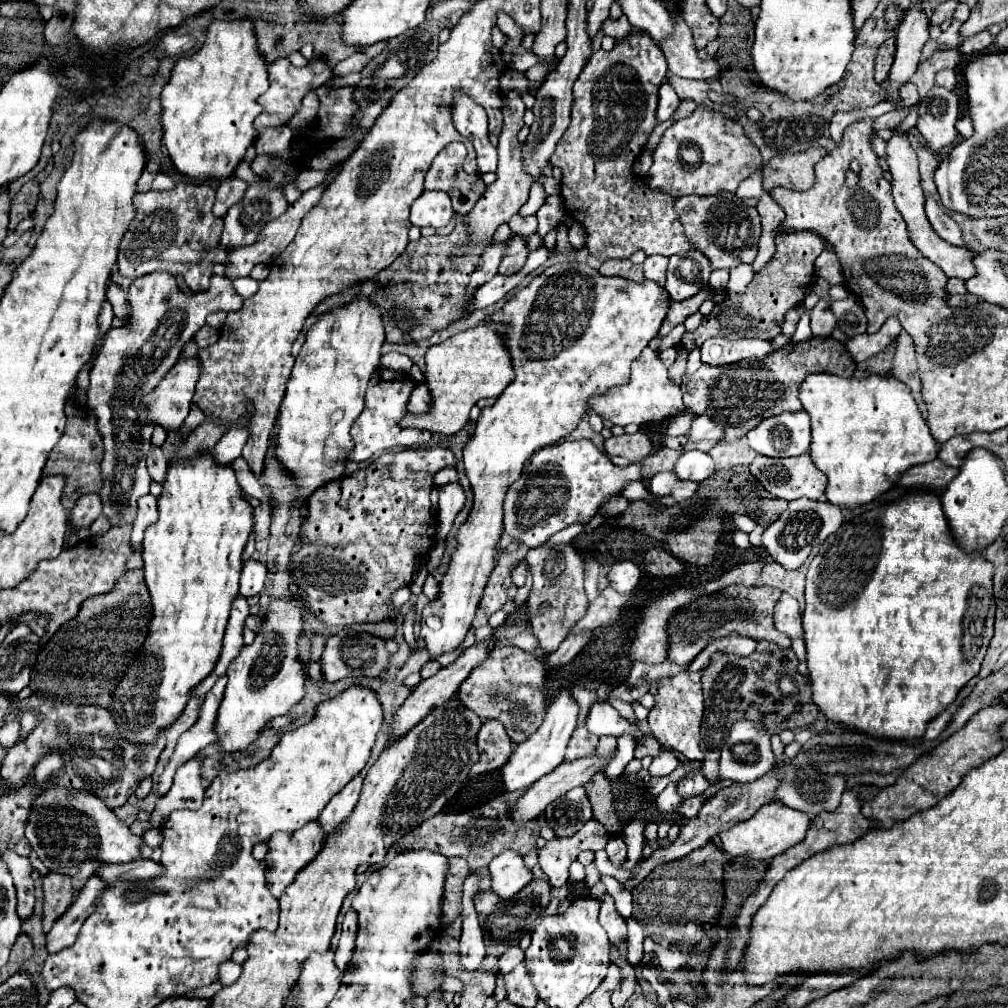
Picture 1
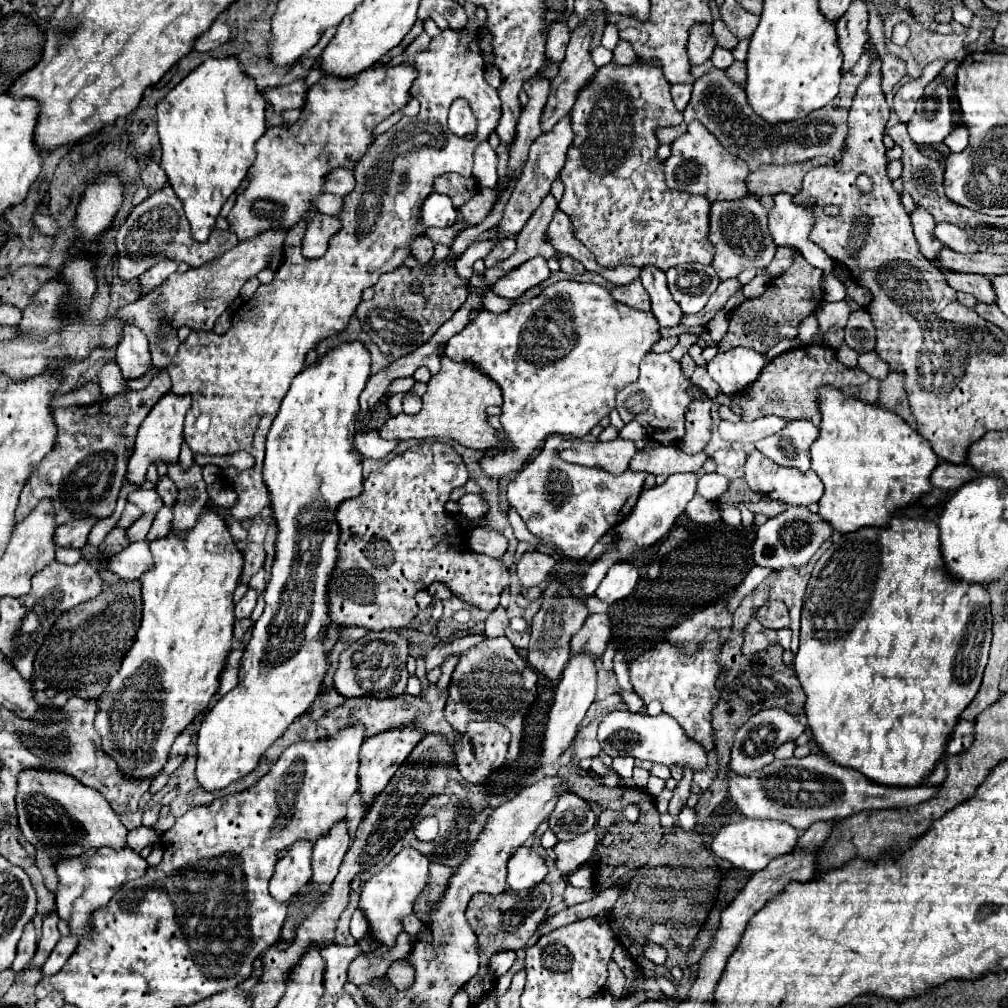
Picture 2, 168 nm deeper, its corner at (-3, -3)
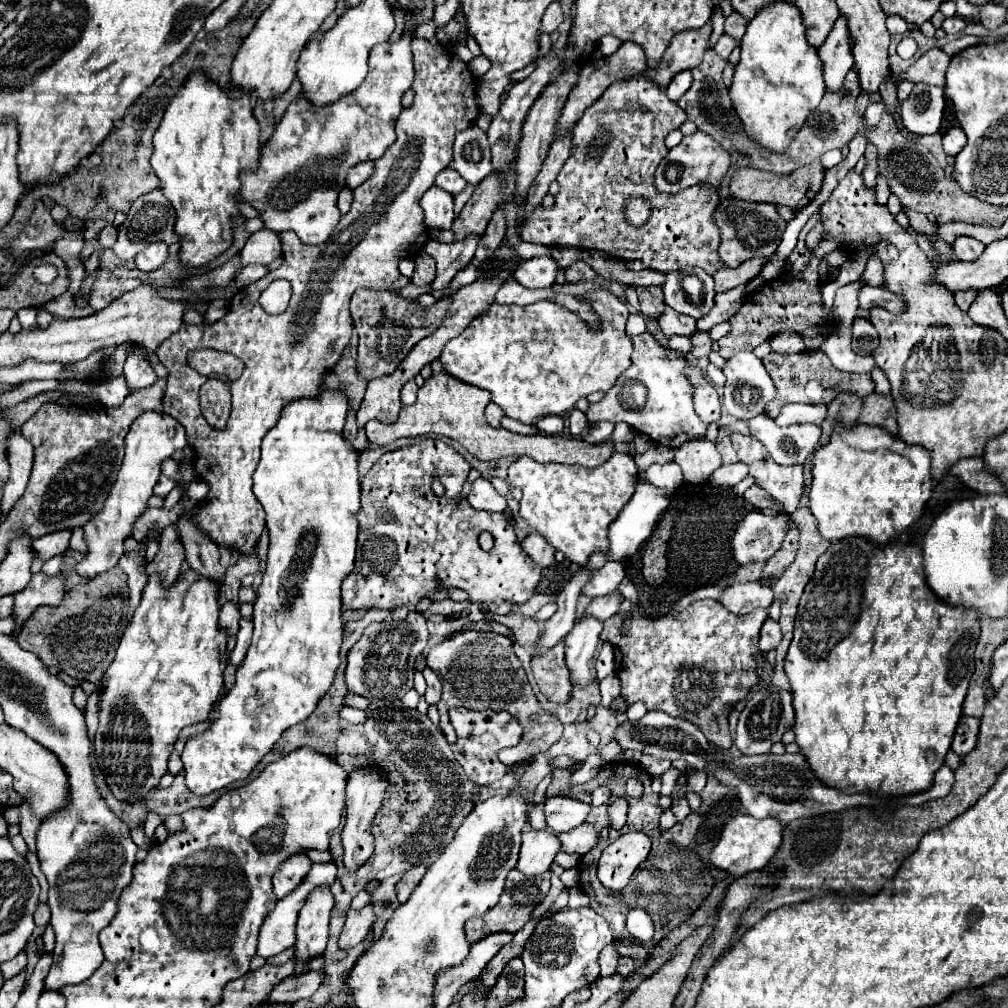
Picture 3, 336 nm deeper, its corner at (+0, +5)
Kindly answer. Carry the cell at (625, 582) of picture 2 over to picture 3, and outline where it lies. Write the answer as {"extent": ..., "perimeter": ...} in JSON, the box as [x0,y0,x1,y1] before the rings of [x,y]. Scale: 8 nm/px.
{"extent":[583,562,625,598],"perimeter":[[[607,562],[589,584],[585,584],[583,594],[587,594],[589,598],[599,598],[599,596],[607,596],[609,592],[615,592],[621,584],[621,580],[625,578],[625,566],[621,562]]]}

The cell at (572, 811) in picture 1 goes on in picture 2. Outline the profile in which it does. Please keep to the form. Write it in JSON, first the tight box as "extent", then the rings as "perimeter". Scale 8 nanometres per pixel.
{"extent":[548,792,596,840],"perimeter":[[[570,792],[558,796],[556,808],[548,820],[550,830],[558,840],[572,840],[574,836],[584,834],[596,826],[596,814],[590,810],[588,802]]]}

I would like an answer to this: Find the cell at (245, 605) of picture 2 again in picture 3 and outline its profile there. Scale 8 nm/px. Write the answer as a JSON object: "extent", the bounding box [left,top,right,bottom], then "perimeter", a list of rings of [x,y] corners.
{"extent":[221,602,241,634],"perimeter":[[[225,602],[221,606],[221,626],[227,630],[227,634],[237,634],[239,630],[239,620],[241,620],[241,614],[239,614],[239,604],[237,602]]]}

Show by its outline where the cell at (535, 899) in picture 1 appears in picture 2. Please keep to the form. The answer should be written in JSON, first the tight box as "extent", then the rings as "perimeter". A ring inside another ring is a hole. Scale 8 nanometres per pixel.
{"extent":[466,882,552,990],"perimeter":[[[540,882],[540,884],[536,884],[528,890],[520,890],[520,892],[512,892],[508,888],[506,892],[498,894],[498,896],[476,894],[468,904],[466,918],[468,918],[470,928],[478,936],[478,948],[480,948],[480,972],[474,976],[474,982],[478,982],[484,990],[490,990],[494,986],[494,980],[496,980],[496,976],[492,976],[492,972],[488,972],[488,968],[486,968],[492,954],[496,954],[500,950],[524,948],[546,916],[546,910],[550,906],[548,904],[550,894],[532,894],[532,892],[552,892],[552,890],[546,882]],[[530,914],[534,914],[534,916],[530,918]]]}

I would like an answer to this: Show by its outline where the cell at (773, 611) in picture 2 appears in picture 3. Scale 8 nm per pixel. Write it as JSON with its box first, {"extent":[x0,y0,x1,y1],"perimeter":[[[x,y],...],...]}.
{"extent":[719,582,773,614],"perimeter":[[[759,582],[733,584],[723,592],[719,602],[733,614],[747,614],[757,608],[769,610],[773,602],[773,590]]]}

